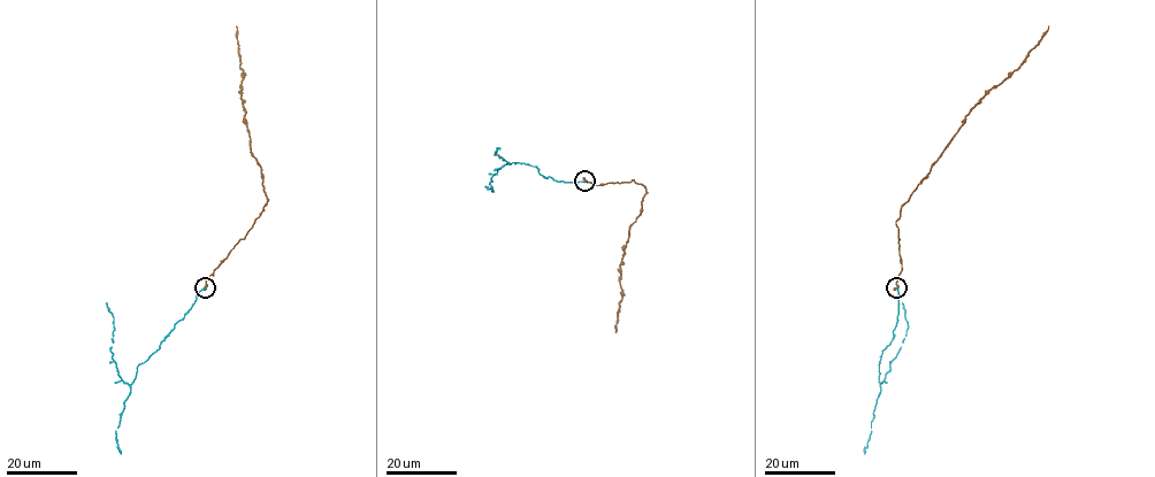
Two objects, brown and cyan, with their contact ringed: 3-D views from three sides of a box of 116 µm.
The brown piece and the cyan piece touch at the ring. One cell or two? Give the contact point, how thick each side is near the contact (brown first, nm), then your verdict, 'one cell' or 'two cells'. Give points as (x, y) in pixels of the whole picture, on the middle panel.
(584, 181) | 500/50 nm | one cell

